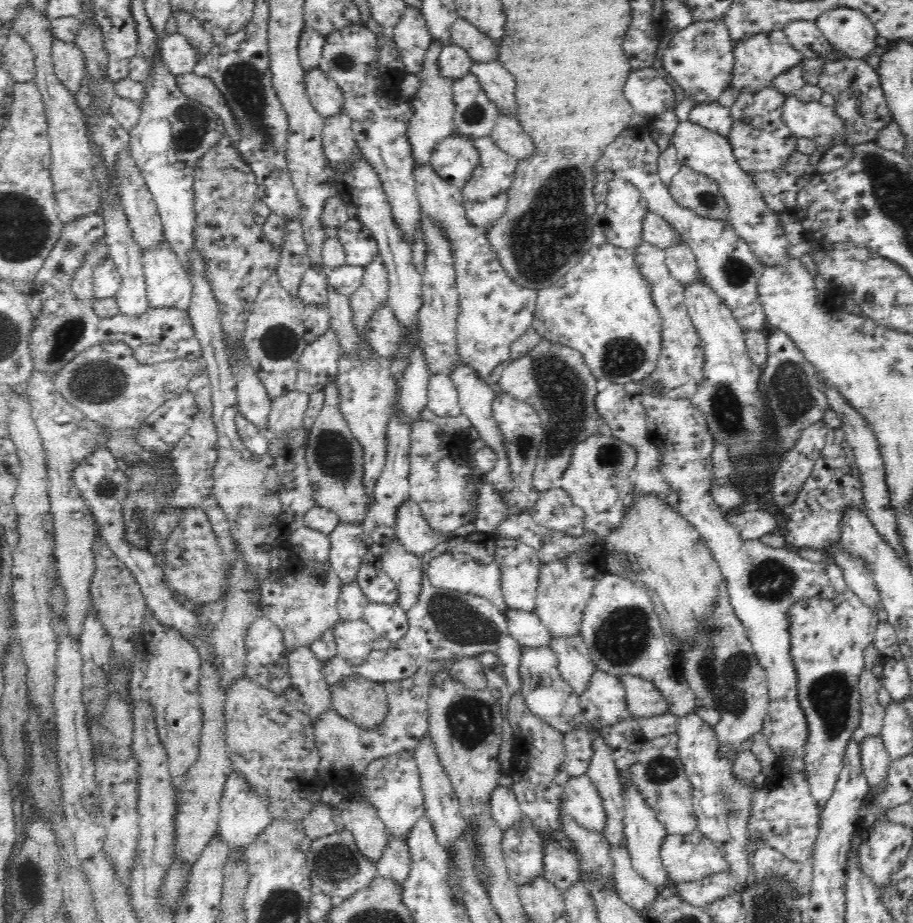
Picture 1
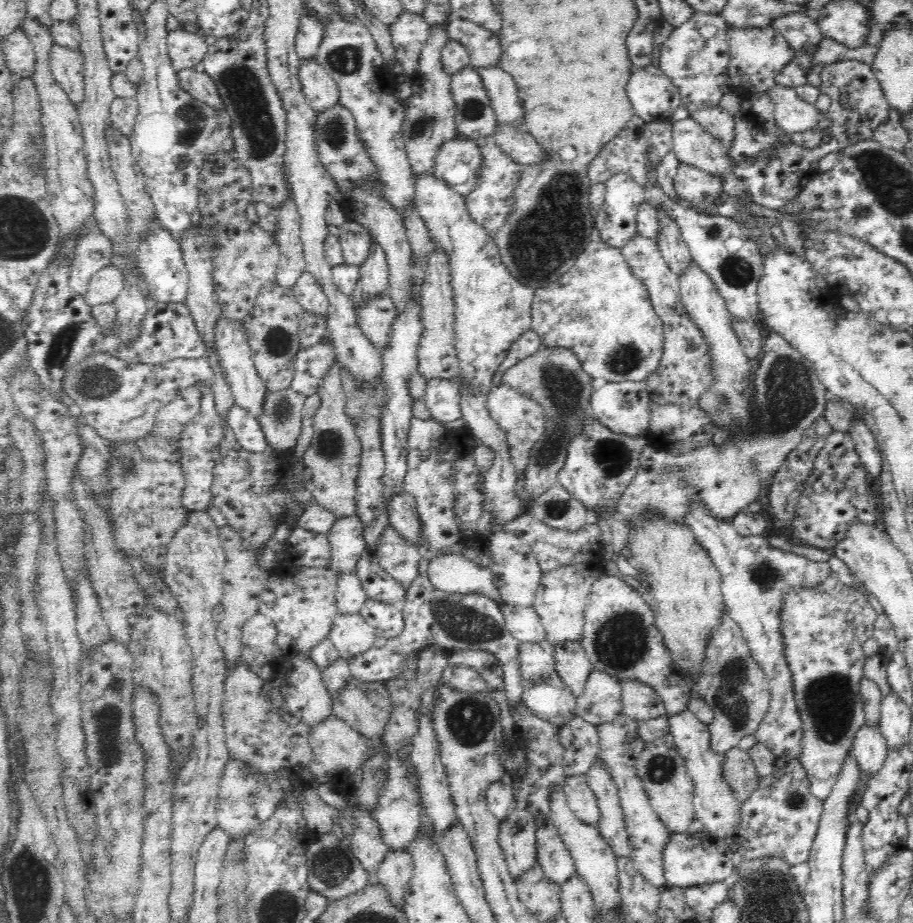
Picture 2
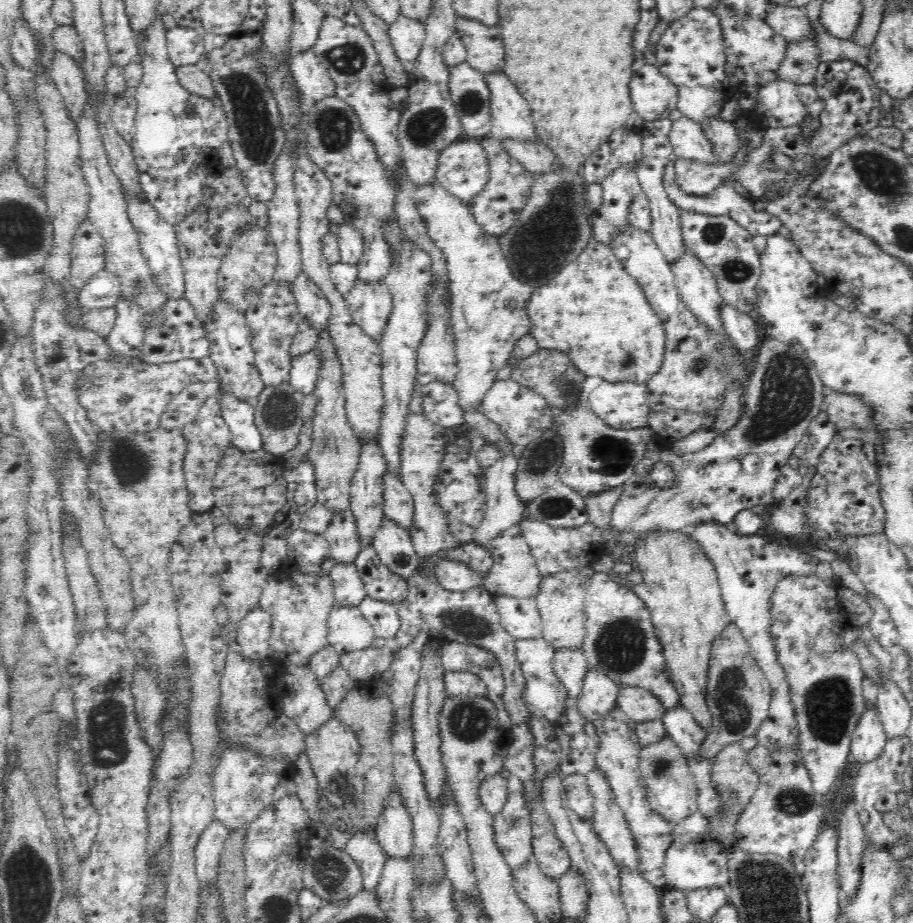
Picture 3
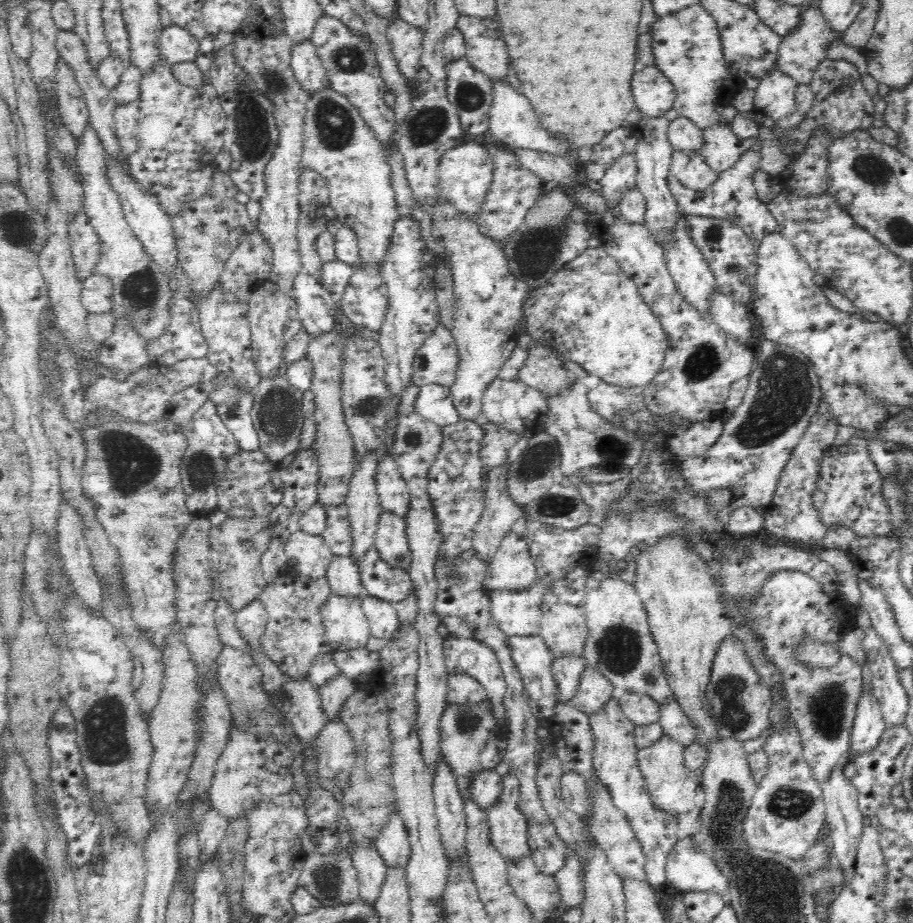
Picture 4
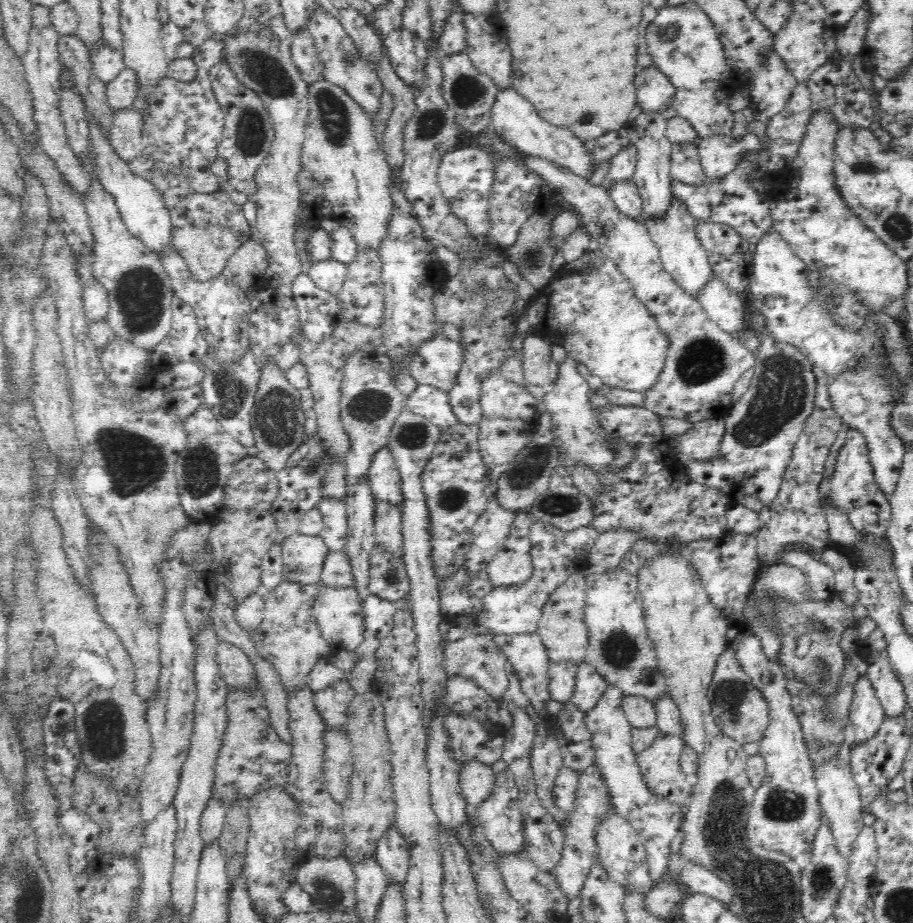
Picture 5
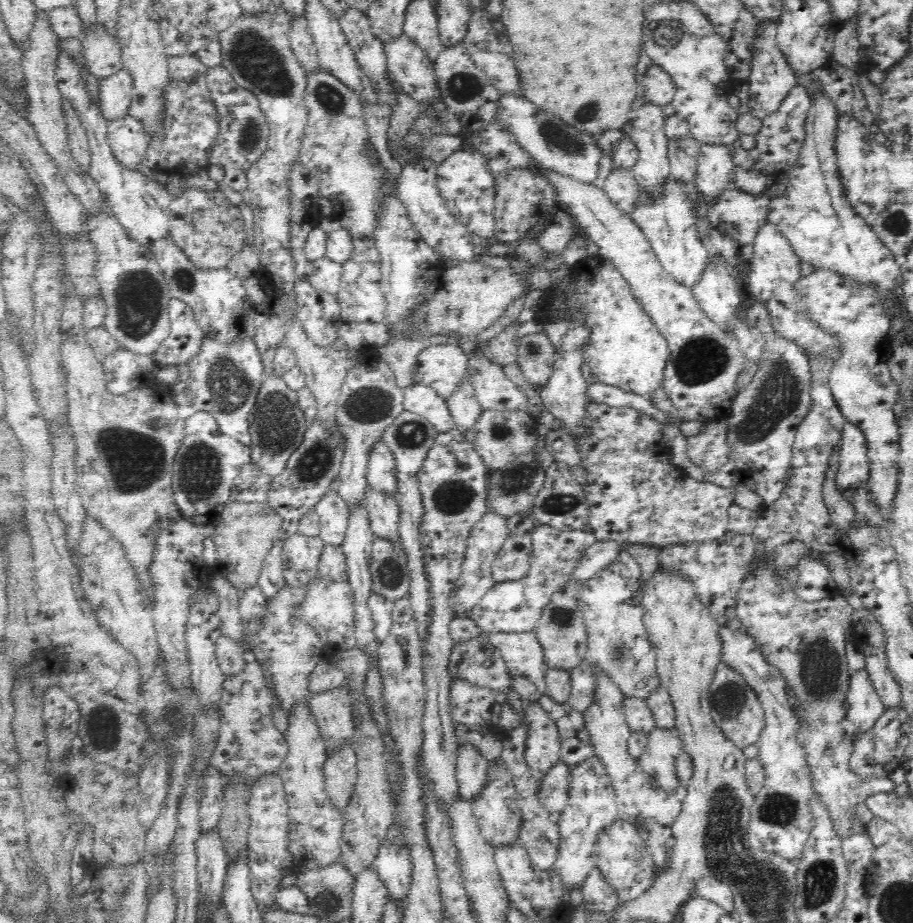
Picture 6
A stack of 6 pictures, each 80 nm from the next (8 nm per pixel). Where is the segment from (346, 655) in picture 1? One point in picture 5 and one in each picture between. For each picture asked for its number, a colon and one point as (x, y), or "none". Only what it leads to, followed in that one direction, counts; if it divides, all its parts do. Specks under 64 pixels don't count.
2: (351, 635)
3: (349, 631)
4: (347, 628)
5: (338, 612)

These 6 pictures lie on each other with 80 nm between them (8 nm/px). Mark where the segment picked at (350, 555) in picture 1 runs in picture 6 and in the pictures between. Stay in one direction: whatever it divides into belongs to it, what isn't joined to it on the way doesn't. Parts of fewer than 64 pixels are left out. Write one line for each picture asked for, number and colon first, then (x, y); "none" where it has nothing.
2: (347, 542)
3: (342, 535)
4: (337, 534)
5: (334, 511)
6: (333, 512)

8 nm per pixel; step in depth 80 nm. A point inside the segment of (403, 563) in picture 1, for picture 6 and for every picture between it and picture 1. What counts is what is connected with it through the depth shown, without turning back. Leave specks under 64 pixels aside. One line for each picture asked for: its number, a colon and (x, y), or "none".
2: (400, 558)
3: (393, 543)
4: (390, 539)
5: (387, 517)
6: (383, 509)

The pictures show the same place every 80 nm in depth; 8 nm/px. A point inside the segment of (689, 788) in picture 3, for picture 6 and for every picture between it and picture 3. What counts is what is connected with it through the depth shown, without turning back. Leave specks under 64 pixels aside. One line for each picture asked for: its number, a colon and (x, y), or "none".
4: (667, 782)
5: (660, 763)
6: (658, 761)

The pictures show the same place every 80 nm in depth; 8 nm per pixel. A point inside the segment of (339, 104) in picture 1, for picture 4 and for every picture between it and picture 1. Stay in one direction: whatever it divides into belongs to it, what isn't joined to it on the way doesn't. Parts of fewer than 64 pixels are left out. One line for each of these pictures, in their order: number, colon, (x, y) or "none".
2: (321, 90)
3: (313, 81)
4: (307, 66)

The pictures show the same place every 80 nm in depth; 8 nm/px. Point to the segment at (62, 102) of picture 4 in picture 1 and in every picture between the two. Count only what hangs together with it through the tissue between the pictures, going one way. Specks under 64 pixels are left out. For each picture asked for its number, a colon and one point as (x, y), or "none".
1: (68, 60)
2: (67, 65)
3: (67, 75)

